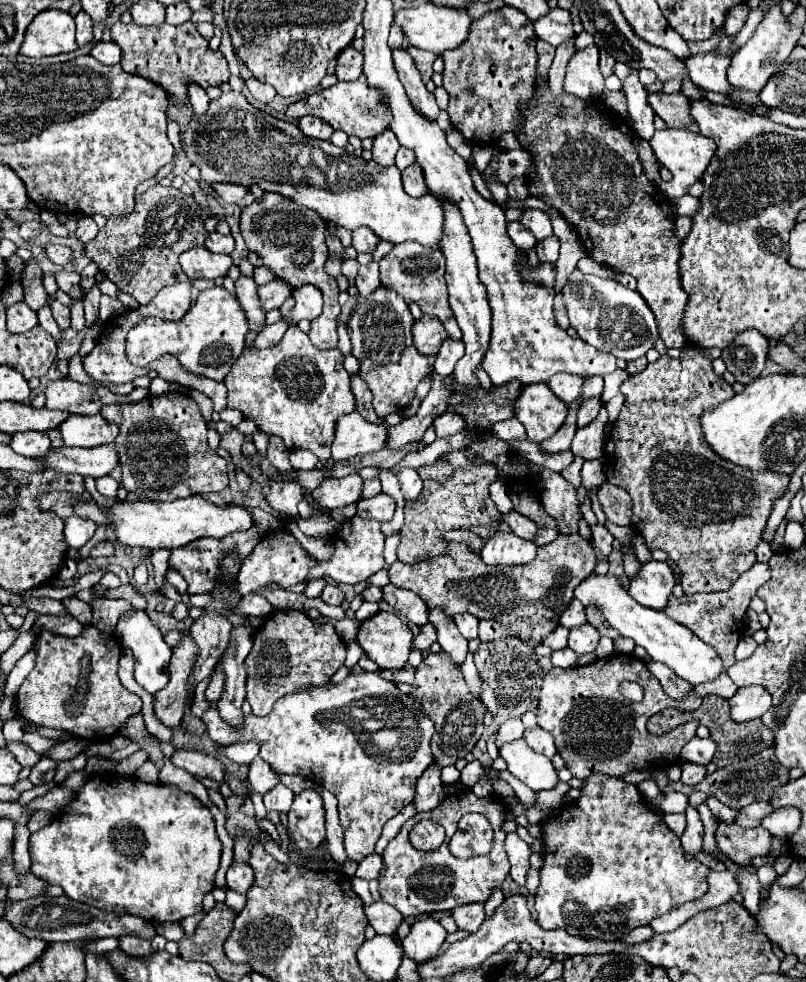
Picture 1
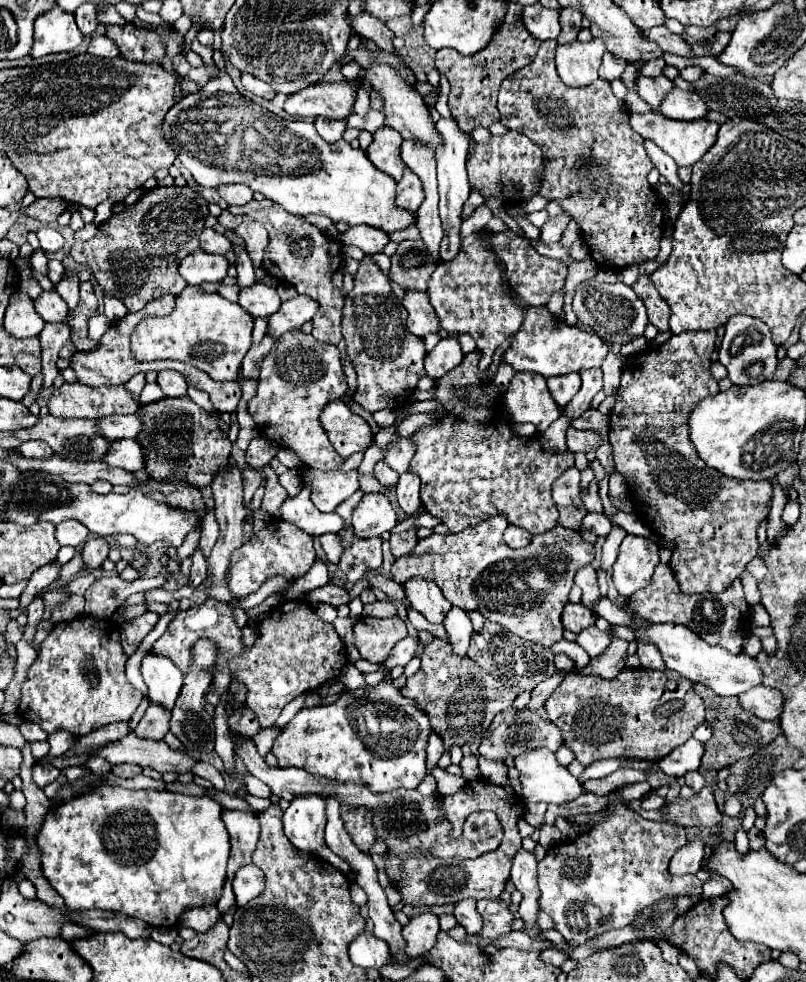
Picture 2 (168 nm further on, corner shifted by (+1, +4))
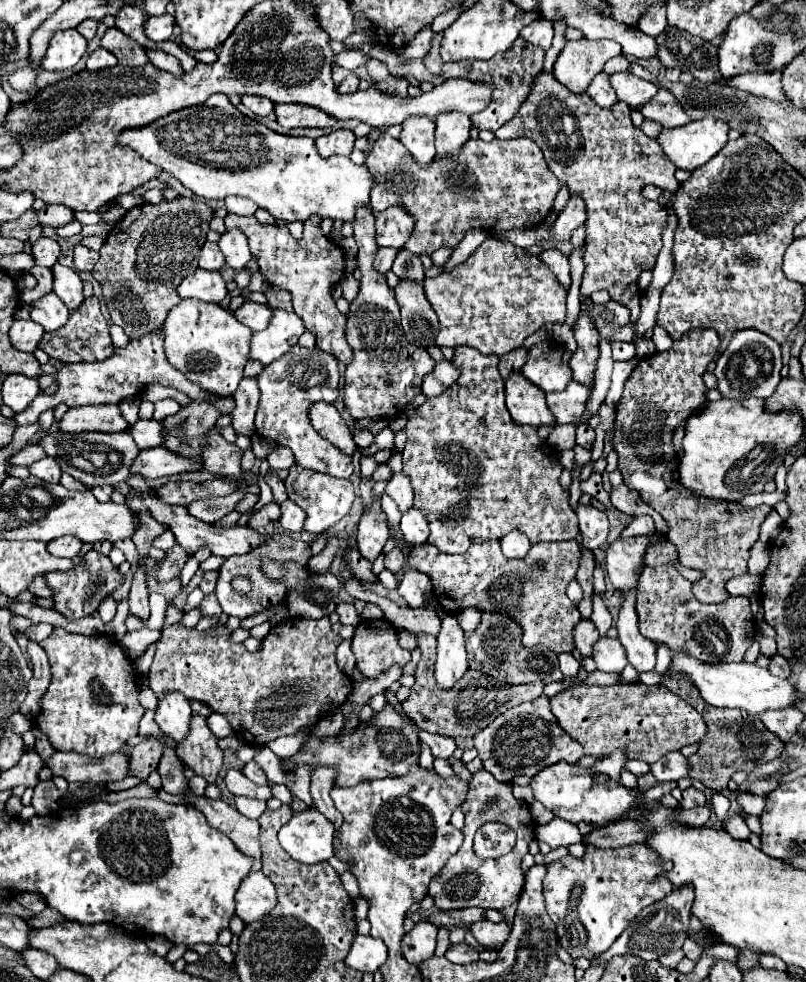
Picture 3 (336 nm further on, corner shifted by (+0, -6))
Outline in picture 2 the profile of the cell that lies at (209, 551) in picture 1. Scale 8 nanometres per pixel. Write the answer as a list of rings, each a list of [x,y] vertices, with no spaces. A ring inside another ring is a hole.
[[[196,547],[190,559],[192,559],[192,567],[190,567],[190,585],[192,585],[192,587],[198,587],[198,585],[206,579],[206,559],[204,559],[202,549]]]

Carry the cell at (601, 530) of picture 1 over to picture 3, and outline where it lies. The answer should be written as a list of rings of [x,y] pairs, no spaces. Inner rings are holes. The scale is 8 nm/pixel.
[[[579,503],[575,507],[575,513],[579,517],[579,529],[583,535],[583,545],[587,549],[597,549],[605,545],[607,535],[609,535],[609,521],[605,511],[599,511],[591,505]]]

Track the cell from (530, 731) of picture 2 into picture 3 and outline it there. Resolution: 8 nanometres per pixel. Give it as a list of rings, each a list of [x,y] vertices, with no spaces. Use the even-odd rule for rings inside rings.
[[[541,695],[531,703],[521,703],[505,711],[483,731],[479,731],[473,737],[473,743],[475,749],[479,751],[479,759],[483,761],[483,767],[487,767],[487,771],[491,771],[495,779],[503,783],[513,781],[513,777],[517,775],[535,777],[541,769],[557,761],[577,763],[585,755],[583,745],[559,727],[555,715],[549,709],[549,697],[545,695]]]

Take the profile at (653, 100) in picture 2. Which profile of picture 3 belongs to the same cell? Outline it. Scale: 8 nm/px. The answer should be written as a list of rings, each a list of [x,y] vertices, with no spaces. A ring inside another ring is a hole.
[[[613,73],[609,77],[609,83],[615,89],[617,99],[633,109],[639,107],[639,103],[647,103],[647,99],[653,99],[659,91],[655,83],[643,81],[631,73]]]

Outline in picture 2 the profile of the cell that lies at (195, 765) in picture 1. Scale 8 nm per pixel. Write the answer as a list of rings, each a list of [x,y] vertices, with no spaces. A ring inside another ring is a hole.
[[[128,733],[120,741],[108,743],[106,747],[98,749],[96,755],[106,757],[110,763],[136,763],[140,767],[152,767],[160,773],[186,773],[198,763],[188,753],[170,749],[164,741],[140,739],[134,733]]]

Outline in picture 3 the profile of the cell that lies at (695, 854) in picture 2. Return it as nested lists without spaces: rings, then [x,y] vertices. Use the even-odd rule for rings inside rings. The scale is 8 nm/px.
[[[681,887],[679,891],[671,891],[665,899],[653,903],[651,907],[645,907],[633,921],[631,927],[627,927],[627,931],[623,931],[623,935],[613,943],[611,951],[607,951],[607,955],[601,955],[599,959],[593,959],[591,965],[597,963],[607,963],[611,957],[615,955],[637,955],[641,959],[653,961],[659,959],[661,955],[665,955],[667,951],[673,949],[681,949],[685,939],[687,939],[687,931],[689,931],[689,915],[691,915],[691,903],[693,903],[693,891],[691,887]]]

